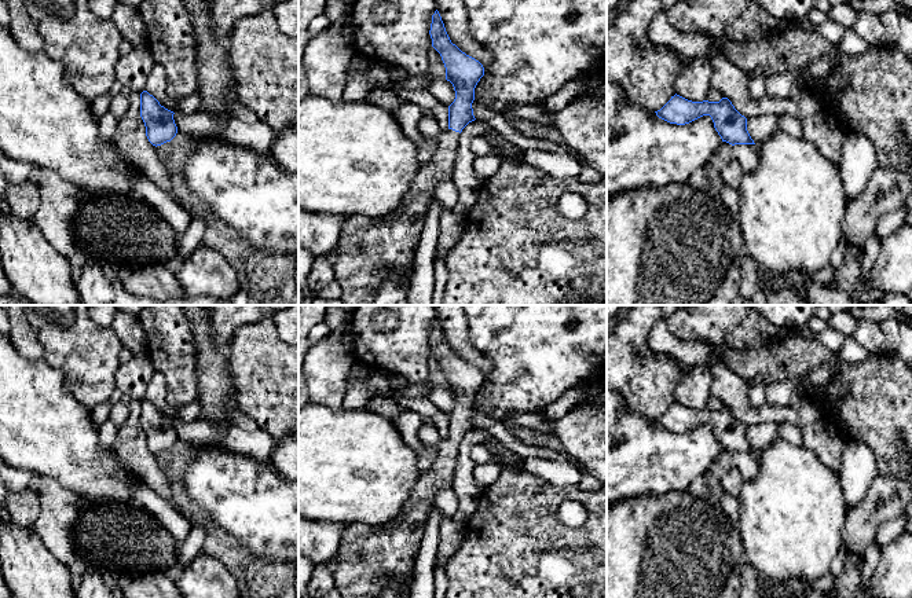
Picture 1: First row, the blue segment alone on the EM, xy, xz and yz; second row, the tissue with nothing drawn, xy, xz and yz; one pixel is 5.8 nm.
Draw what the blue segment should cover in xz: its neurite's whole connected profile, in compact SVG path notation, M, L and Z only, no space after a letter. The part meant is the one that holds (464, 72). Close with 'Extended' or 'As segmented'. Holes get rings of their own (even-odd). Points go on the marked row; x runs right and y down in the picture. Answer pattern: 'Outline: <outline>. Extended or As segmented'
Outline: M437 10L432 15L429 34L432 47L440 54L444 63L446 80L453 84L455 91L455 99L448 106L448 129L437 137L436 154L417 172L410 190L395 210L378 219L354 214L347 216L343 221L337 247L330 253L334 280L341 286L344 305L373 305L377 290L391 272L403 272L413 267L414 253L426 219L428 202L433 198L437 183L451 179L459 135L469 122L476 120L472 103L475 88L484 76L483 65L451 43Z. Extended

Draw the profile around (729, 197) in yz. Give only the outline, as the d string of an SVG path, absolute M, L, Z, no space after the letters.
M725 183L719 190L719 201L729 209L735 219L739 219L740 192Z

